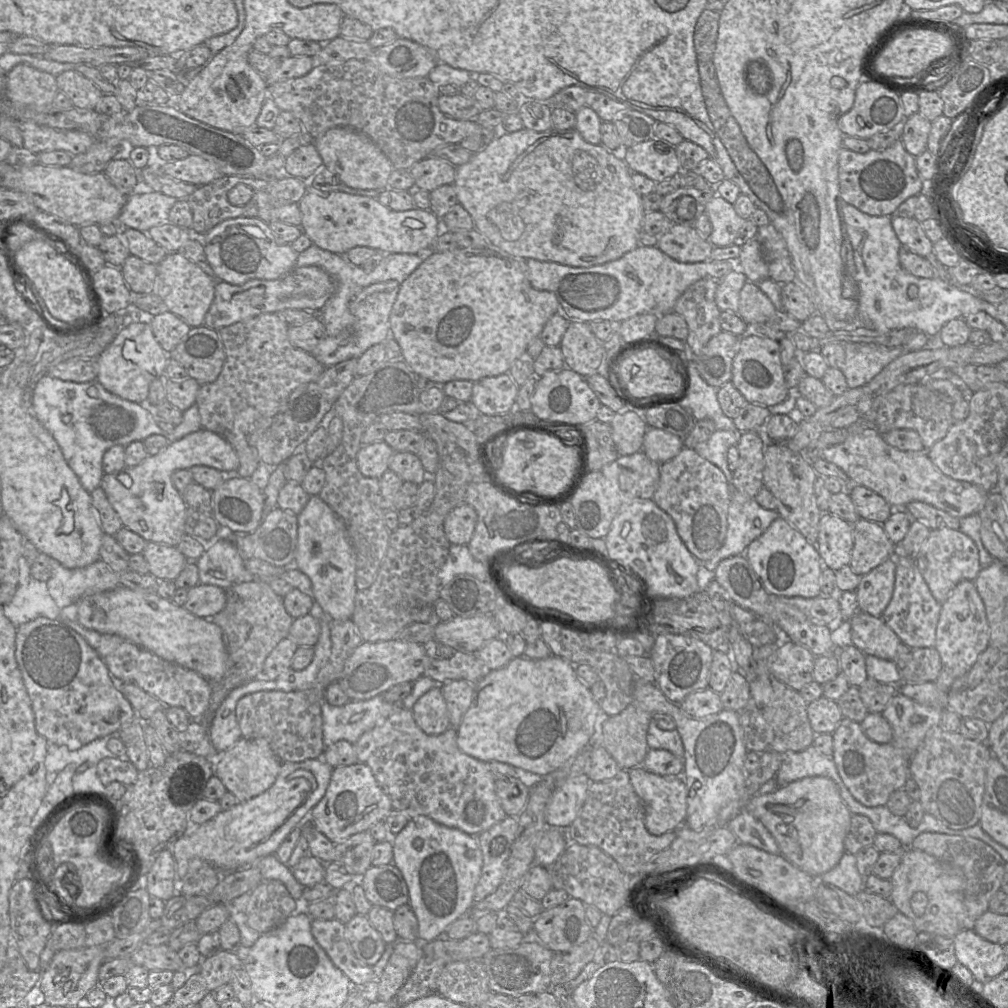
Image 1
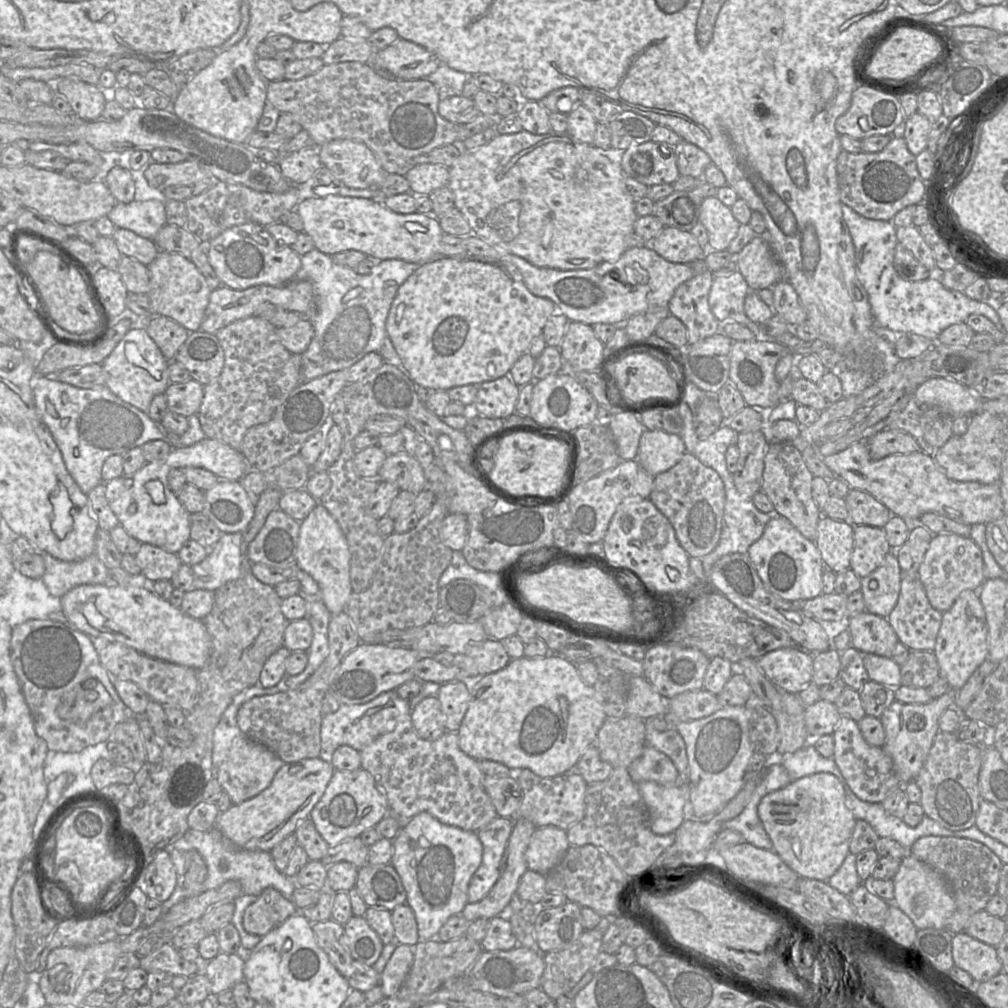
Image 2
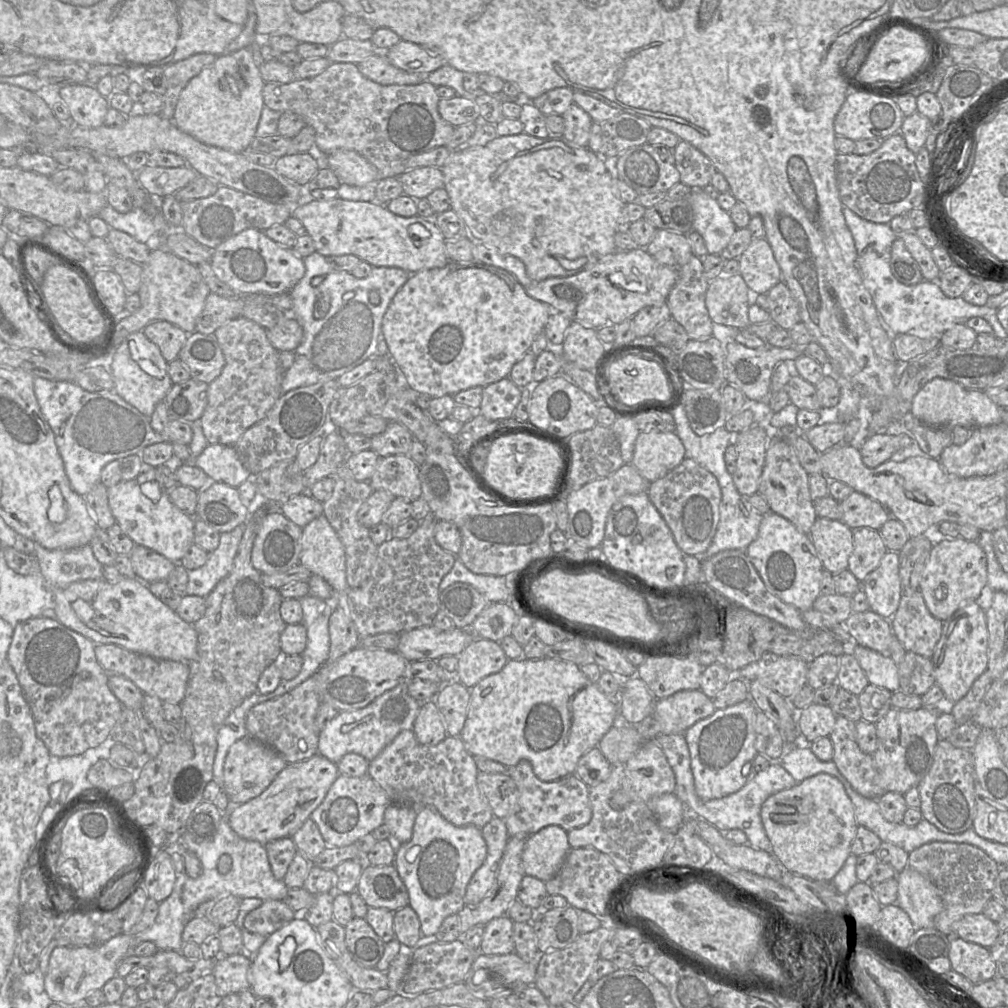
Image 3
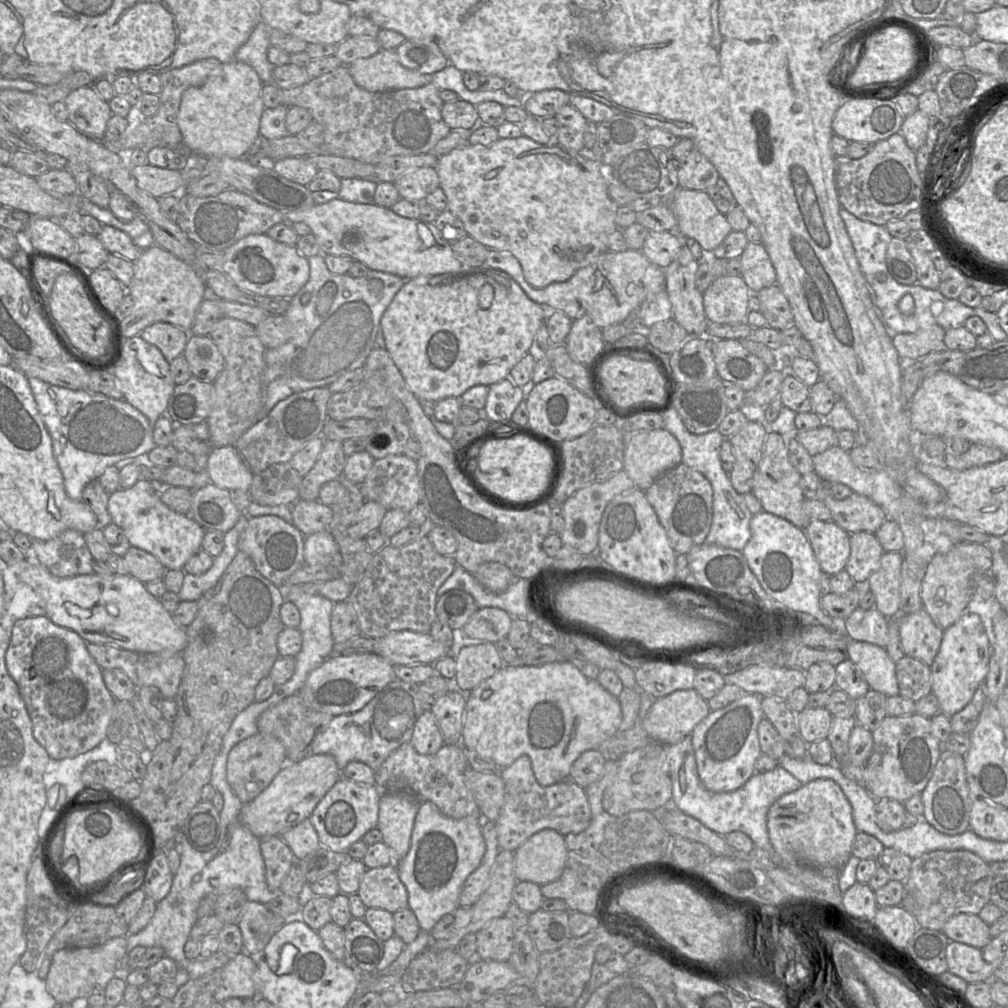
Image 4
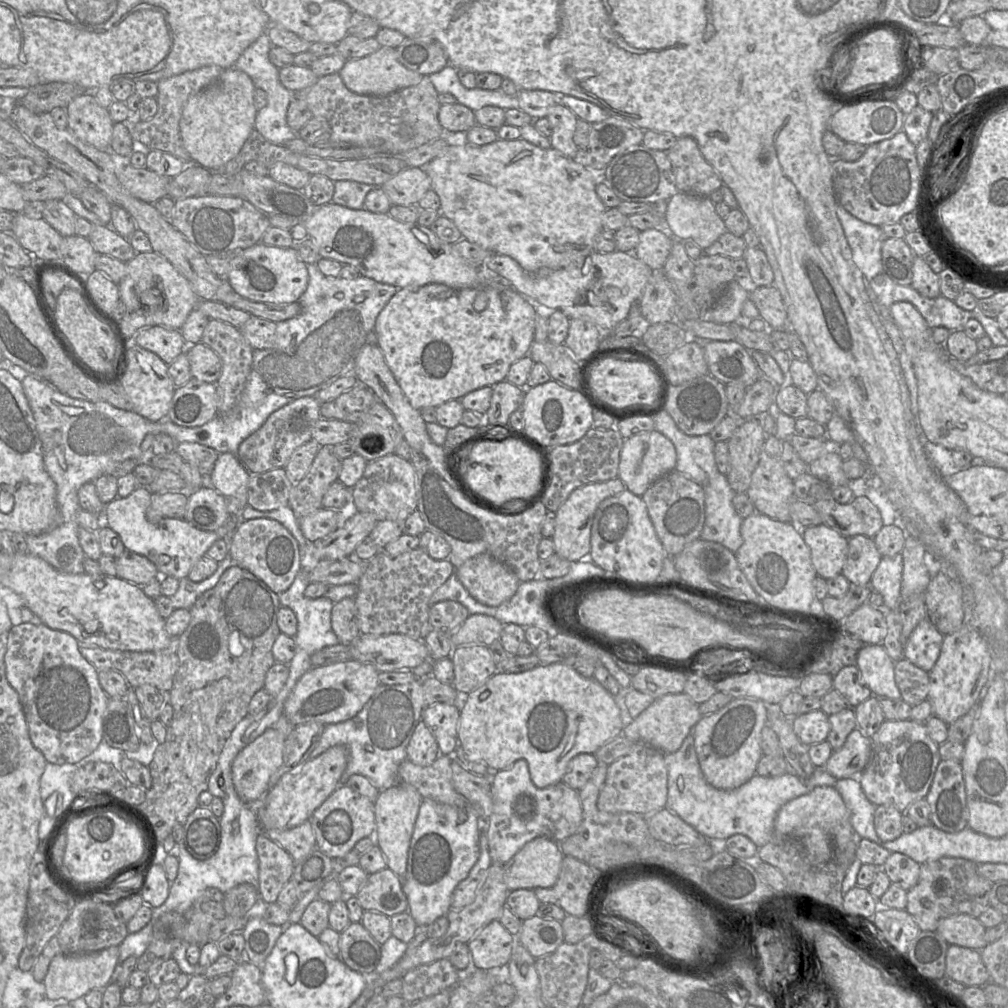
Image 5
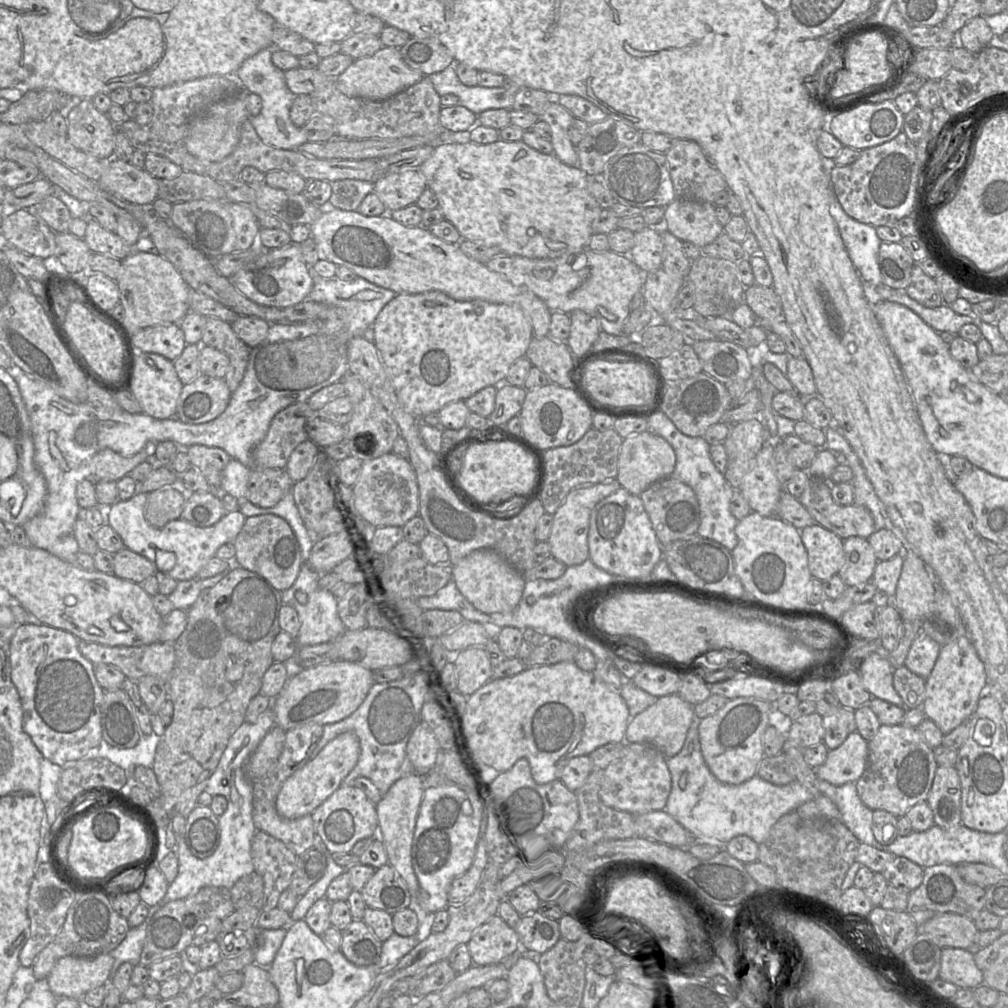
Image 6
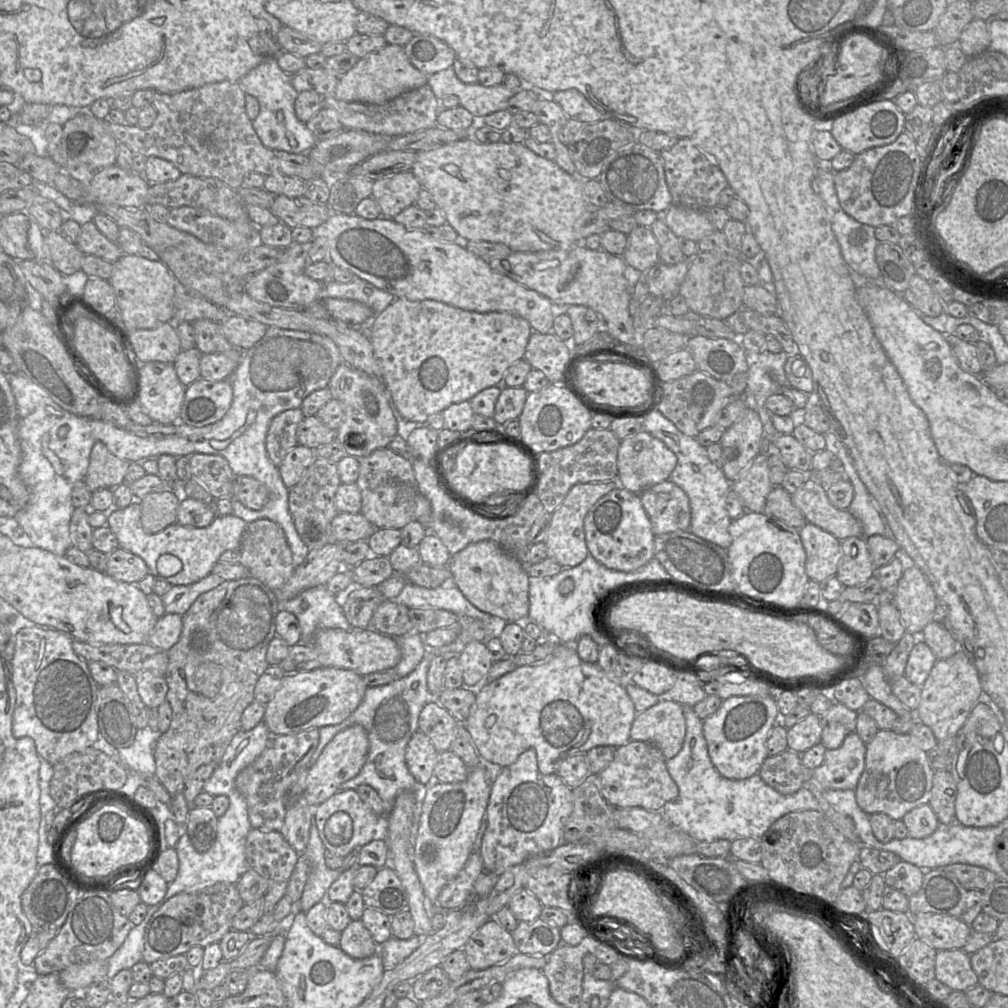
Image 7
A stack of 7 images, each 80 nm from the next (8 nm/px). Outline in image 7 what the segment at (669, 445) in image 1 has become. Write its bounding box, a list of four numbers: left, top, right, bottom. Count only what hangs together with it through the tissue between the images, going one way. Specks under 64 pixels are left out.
[618,431,677,494]

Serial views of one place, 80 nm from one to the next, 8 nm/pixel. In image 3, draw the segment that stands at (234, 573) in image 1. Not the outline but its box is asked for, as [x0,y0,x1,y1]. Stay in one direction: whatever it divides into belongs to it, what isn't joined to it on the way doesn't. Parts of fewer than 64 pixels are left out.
[185,523,246,597]

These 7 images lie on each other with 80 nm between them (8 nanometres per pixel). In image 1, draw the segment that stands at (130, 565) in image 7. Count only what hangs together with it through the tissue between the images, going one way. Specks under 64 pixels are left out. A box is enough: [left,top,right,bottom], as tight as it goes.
[142,542,189,581]

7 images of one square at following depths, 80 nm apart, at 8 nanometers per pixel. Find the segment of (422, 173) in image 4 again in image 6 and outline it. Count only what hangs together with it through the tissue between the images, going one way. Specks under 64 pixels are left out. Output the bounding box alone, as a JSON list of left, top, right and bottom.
[374,169,427,214]

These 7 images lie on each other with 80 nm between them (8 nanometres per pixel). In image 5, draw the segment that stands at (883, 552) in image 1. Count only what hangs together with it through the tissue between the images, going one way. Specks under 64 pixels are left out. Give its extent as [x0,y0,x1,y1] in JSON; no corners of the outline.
[841,536,881,586]

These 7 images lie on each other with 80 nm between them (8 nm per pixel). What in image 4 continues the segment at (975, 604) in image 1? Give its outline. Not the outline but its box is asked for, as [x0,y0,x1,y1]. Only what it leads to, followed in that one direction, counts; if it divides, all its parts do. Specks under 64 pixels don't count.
[930,612,990,717]

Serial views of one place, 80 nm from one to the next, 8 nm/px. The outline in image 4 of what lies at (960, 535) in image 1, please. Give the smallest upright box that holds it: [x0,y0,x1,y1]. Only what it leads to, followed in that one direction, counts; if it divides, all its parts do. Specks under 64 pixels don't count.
[921,542,992,630]

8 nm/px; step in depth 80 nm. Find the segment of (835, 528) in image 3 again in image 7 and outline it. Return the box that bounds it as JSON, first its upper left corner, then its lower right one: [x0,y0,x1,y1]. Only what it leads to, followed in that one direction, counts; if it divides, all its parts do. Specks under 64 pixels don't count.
[797,522,842,583]

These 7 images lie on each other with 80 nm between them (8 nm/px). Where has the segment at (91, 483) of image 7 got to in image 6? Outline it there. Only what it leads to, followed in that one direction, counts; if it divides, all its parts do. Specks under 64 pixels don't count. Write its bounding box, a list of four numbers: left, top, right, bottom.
[93,443,155,482]

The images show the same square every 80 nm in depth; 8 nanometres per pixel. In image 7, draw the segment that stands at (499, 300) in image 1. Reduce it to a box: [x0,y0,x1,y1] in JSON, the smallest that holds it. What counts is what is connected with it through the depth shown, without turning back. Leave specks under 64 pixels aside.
[369,298,533,431]

